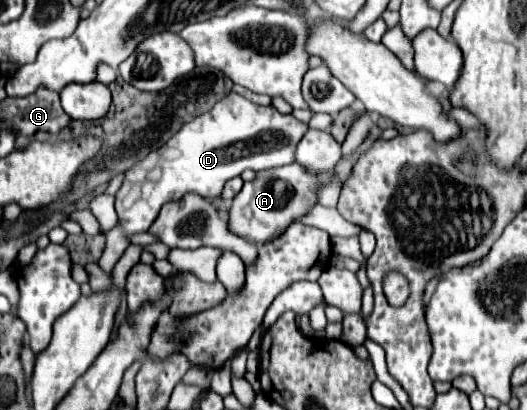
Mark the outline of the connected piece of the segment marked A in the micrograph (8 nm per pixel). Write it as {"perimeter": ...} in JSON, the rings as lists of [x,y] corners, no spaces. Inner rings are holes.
{"perimeter":[[[295,162],[257,172],[255,180],[245,182],[241,192],[231,200],[229,230],[237,236],[249,236],[257,244],[267,242],[277,230],[287,228],[291,222],[307,214],[313,206],[313,200],[309,202],[309,188],[313,188],[313,176],[309,176],[309,172],[301,172],[301,166]]]}

